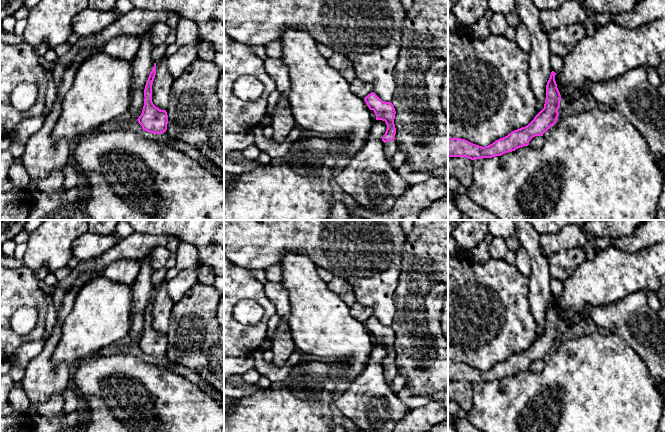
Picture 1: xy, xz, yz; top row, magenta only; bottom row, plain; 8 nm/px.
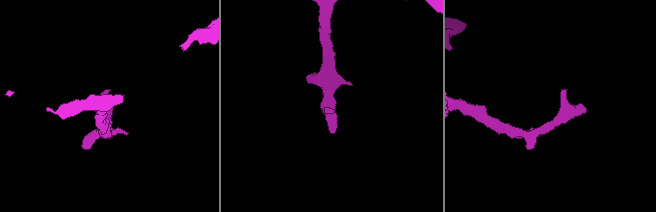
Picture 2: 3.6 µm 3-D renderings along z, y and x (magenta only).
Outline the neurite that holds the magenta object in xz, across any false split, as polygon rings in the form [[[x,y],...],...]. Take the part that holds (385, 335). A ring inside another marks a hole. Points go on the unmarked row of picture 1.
[[[374,316],[368,318],[364,324],[369,333],[374,335],[376,344],[382,344],[387,349],[382,365],[384,366],[385,381],[391,388],[394,378],[400,374],[398,368],[394,364],[396,358],[394,348],[396,338],[395,332],[391,326],[382,325]]]

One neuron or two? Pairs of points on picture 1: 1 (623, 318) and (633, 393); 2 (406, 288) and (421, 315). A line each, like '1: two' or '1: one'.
1: two
2: one

